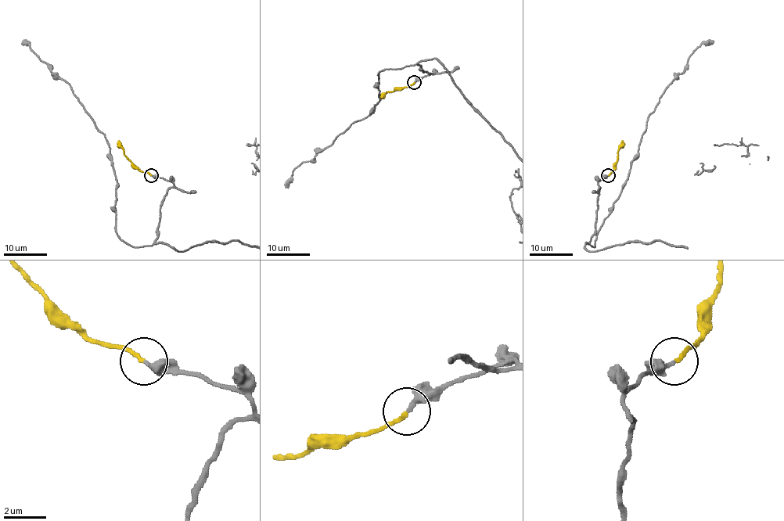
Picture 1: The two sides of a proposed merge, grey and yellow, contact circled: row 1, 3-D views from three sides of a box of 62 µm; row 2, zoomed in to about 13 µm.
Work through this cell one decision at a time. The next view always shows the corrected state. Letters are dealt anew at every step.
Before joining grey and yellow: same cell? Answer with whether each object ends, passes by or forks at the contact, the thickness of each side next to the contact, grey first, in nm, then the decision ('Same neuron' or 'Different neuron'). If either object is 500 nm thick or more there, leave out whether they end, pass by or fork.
At the ring grey ends. At the ring yellow ends. Thickness 240 nm (grey) against 170 nm. Same neuron

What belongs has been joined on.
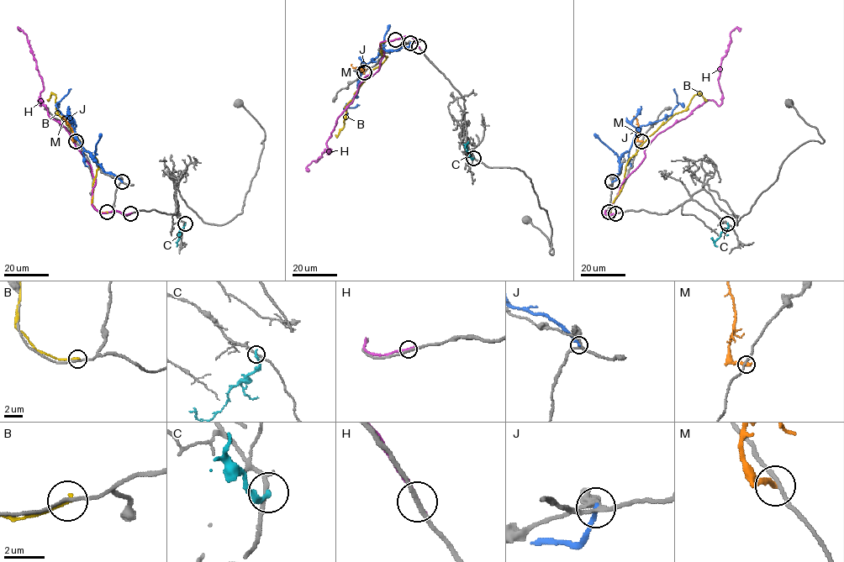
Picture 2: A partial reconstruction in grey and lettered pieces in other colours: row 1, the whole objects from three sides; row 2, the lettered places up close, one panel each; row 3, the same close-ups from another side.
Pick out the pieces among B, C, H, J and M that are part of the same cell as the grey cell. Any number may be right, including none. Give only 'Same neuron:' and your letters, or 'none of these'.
Same neuron: none of these

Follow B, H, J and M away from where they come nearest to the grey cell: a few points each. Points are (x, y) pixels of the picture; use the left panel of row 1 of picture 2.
B: (107, 212), (97, 211), (92, 204), (97, 161), (56, 113), (55, 94), (52, 94), (49, 101)
H: (130, 213), (100, 212), (92, 204), (91, 165), (38, 100), (40, 106), (42, 77), (20, 31)
J: (122, 181), (105, 171), (84, 149), (72, 125), (55, 106), (71, 89)
M: (76, 141), (72, 139), (72, 128), (62, 116)

